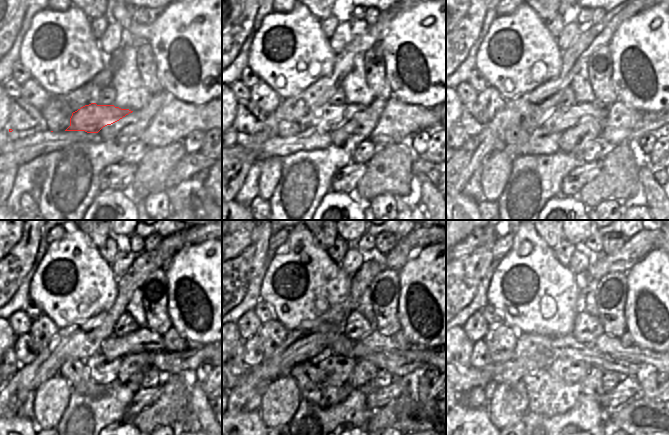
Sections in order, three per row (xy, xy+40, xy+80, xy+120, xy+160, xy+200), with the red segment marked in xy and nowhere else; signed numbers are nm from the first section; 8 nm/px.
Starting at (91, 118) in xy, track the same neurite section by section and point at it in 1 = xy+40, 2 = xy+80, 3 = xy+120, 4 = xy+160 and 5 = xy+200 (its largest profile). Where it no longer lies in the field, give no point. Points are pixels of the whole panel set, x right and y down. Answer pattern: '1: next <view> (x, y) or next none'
1: next xy+40 (327, 118)
2: next xy+80 (560, 119)
3: next xy+120 (144, 339)
4: next xy+160 (375, 341)
5: next xy+200 (612, 345)

